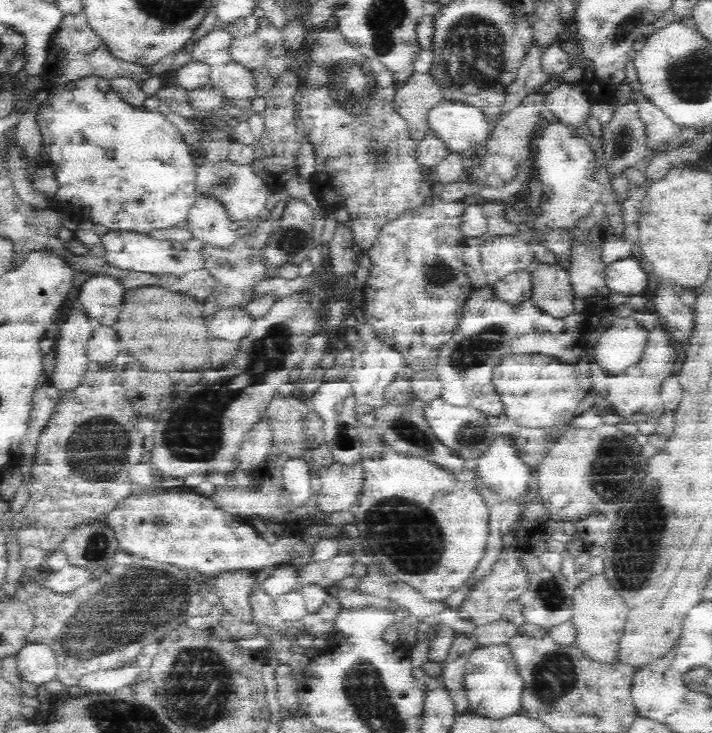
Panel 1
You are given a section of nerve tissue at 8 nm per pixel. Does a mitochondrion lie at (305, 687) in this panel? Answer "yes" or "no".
no

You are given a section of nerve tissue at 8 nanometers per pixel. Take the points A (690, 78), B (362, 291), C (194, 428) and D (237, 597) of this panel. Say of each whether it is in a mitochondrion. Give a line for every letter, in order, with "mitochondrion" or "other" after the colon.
A: mitochondrion
B: other
C: mitochondrion
D: other

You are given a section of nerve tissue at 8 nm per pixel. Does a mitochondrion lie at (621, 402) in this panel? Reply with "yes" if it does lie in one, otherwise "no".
no

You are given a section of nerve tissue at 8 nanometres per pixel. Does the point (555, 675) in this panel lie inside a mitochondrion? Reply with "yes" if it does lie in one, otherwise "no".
yes

